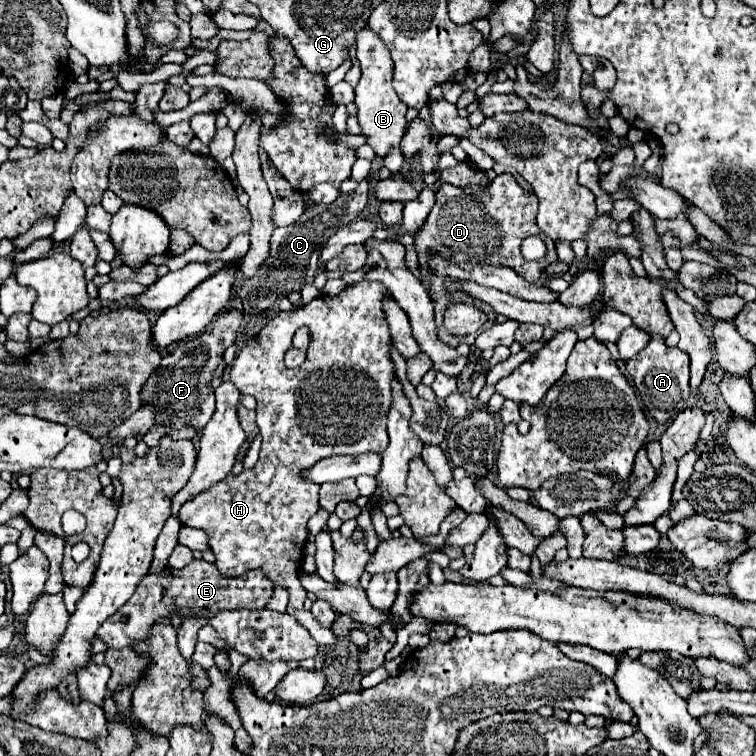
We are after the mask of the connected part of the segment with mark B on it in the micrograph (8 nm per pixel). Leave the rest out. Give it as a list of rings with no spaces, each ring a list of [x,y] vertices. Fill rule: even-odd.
[[[365,27],[361,29],[361,33],[357,33],[355,47],[357,47],[359,67],[361,67],[361,79],[355,87],[355,105],[359,107],[357,117],[361,123],[363,135],[367,137],[367,143],[375,149],[379,157],[385,157],[393,145],[401,143],[401,137],[407,127],[407,121],[405,121],[407,105],[397,97],[391,85],[393,61],[391,61],[387,45],[369,27]]]

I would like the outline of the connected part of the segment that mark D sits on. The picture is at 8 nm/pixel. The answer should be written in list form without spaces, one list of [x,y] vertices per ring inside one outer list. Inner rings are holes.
[[[509,173],[497,175],[491,181],[489,189],[457,189],[453,185],[443,183],[437,189],[437,201],[435,201],[429,217],[425,219],[423,227],[413,235],[413,243],[415,243],[421,263],[425,263],[425,249],[437,249],[437,253],[441,253],[441,257],[449,257],[451,261],[489,261],[491,265],[505,265],[505,267],[515,269],[529,283],[537,283],[541,273],[545,271],[545,267],[549,267],[551,263],[557,261],[557,251],[555,251],[555,241],[551,241],[537,227],[535,217],[537,217],[537,197],[533,193],[523,191],[519,187],[519,183],[513,179],[513,175],[509,175]],[[531,235],[541,237],[547,245],[547,255],[541,261],[527,261],[521,255],[521,243],[523,243],[523,239],[527,239]]]

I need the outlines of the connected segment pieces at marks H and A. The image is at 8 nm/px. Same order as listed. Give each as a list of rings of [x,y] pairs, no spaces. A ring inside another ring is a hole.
[[[361,281],[335,297],[321,295],[301,309],[277,313],[257,331],[257,337],[235,357],[229,369],[229,379],[241,393],[253,395],[257,399],[257,425],[263,437],[259,461],[253,469],[241,471],[237,477],[229,475],[225,481],[213,485],[213,489],[197,495],[193,501],[187,501],[179,511],[179,521],[183,525],[207,533],[209,547],[215,555],[215,565],[223,575],[237,577],[251,569],[265,569],[265,573],[273,577],[275,585],[285,585],[289,591],[287,613],[293,615],[321,647],[335,645],[337,637],[331,629],[325,629],[319,621],[315,621],[311,611],[303,609],[307,591],[299,583],[303,545],[307,541],[307,521],[319,511],[317,497],[320,485],[303,479],[301,471],[311,469],[323,457],[367,451],[383,453],[387,449],[389,439],[385,423],[391,405],[393,361],[389,355],[389,327],[381,309],[385,295],[389,295],[385,285],[377,285],[375,281]],[[303,325],[313,331],[307,359],[301,367],[287,369],[283,365],[283,355],[287,349],[291,349],[295,331]]]
[[[651,337],[649,345],[637,353],[637,357],[625,363],[625,369],[639,393],[641,409],[653,417],[659,425],[673,421],[673,417],[687,407],[689,399],[689,355],[677,347],[667,347],[661,337]]]

